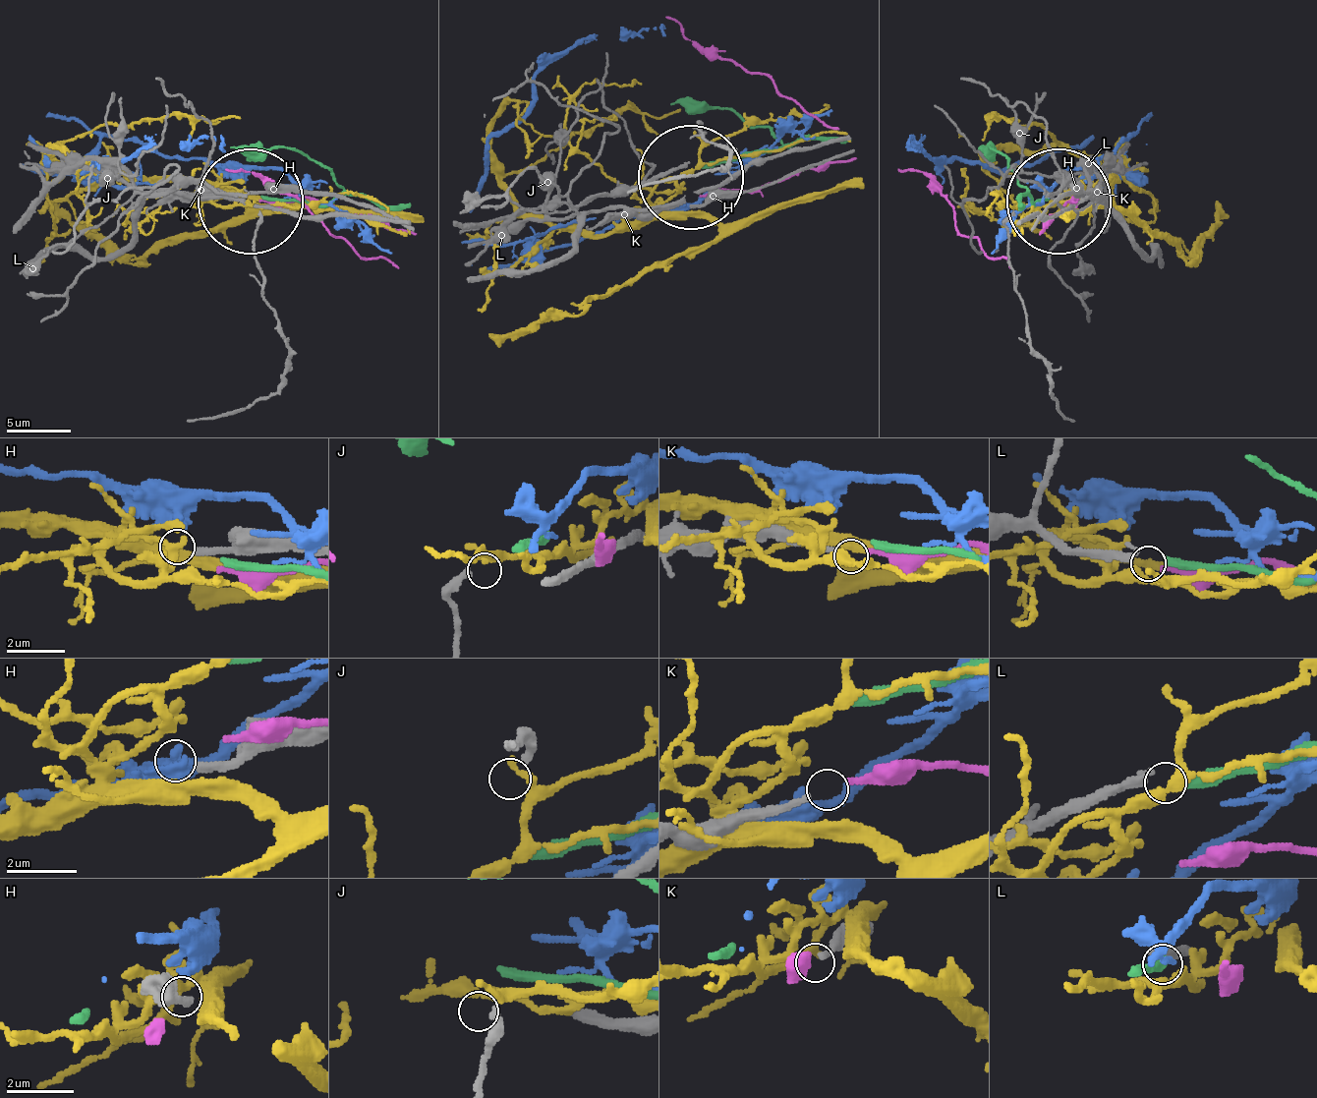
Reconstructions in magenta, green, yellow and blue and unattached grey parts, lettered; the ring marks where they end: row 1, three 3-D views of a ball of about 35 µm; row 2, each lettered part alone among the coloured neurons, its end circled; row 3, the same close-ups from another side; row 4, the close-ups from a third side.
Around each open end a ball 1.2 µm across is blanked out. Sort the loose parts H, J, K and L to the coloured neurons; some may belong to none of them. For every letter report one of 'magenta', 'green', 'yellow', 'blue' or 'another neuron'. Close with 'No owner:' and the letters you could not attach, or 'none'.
H: another neuron
J: another neuron
K: magenta
L: another neuron
No owner: H, J, L

